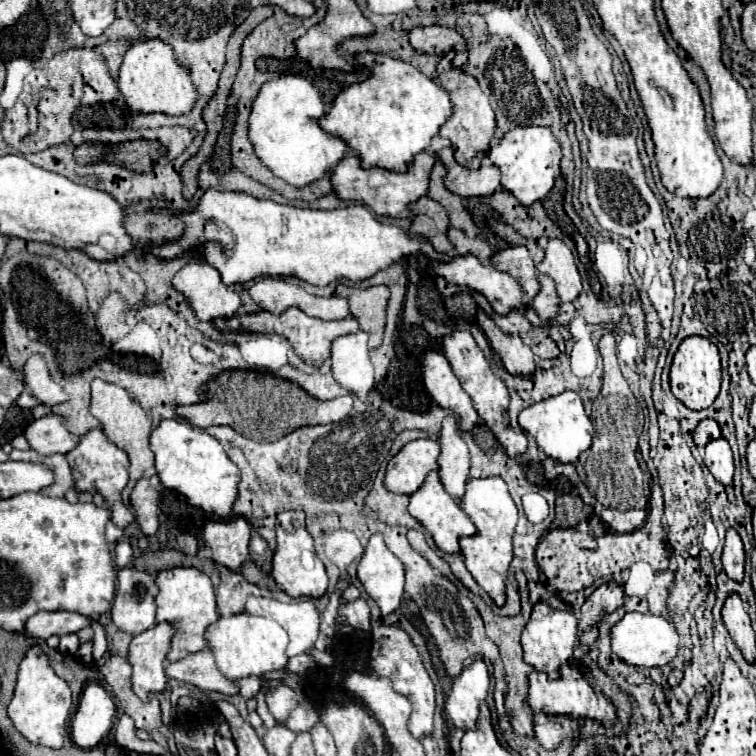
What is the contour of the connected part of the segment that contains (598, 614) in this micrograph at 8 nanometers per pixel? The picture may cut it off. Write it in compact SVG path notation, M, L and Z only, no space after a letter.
M606 582L596 588L582 606L582 616L578 620L580 644L592 646L596 642L600 618L612 610L618 610L620 606L624 606L624 588L618 582Z

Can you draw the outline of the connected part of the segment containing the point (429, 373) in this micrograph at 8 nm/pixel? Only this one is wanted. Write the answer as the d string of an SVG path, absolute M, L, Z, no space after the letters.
M426 352L424 356L424 386L432 400L442 406L450 408L460 418L460 430L472 430L478 422L478 412L466 394L466 390L460 386L460 380L456 378L448 358L440 352Z

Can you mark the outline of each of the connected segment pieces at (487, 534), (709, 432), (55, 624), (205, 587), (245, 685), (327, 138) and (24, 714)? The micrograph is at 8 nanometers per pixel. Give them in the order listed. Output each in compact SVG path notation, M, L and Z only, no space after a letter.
M490 476L480 480L468 480L466 494L460 500L462 510L470 516L470 520L476 524L478 534L472 538L462 538L462 558L466 562L466 568L476 578L476 582L490 594L490 598L496 602L496 606L504 606L506 602L506 576L508 566L512 562L512 538L514 528L518 520L518 510L508 494L506 482L502 478Z
M702 420L694 430L694 442L700 448L706 446L708 442L720 438L720 436L722 436L722 432L720 432L720 426L716 420Z
M38 612L26 622L26 634L34 638L48 638L52 634L66 636L92 626L92 620L74 612Z
M168 568L156 576L156 584L160 588L156 596L156 606L158 606L156 622L158 624L170 622L176 628L176 634L172 638L172 650L168 652L168 660L176 662L186 658L192 652L204 650L208 646L204 634L208 626L220 618L212 580L196 568Z
M252 676L252 678L242 678L236 684L240 686L240 696L244 696L246 700L250 700L250 698L258 696L258 692L264 688L264 682L266 682L266 678Z
M276 76L266 82L252 104L250 114L250 140L260 160L290 186L302 188L318 182L334 168L348 152L350 146L320 128L318 120L328 112L322 92L304 76Z
M38 646L30 648L28 656L20 664L16 692L8 706L8 716L12 718L18 732L32 744L60 748L70 734L70 718L72 718L70 688L62 678L54 674L54 670L48 666L48 660Z

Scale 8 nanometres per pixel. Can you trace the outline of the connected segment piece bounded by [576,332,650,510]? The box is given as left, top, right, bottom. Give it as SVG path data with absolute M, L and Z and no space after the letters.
M608 332L600 338L600 354L604 364L603 384L600 396L594 400L592 418L594 418L594 442L590 450L583 452L576 463L576 470L588 490L596 496L596 500L608 508L616 510L634 510L646 508L650 498L650 482L646 472L642 472L636 460L638 434L634 428L634 420L638 414L638 402L630 392L616 358L616 340Z

